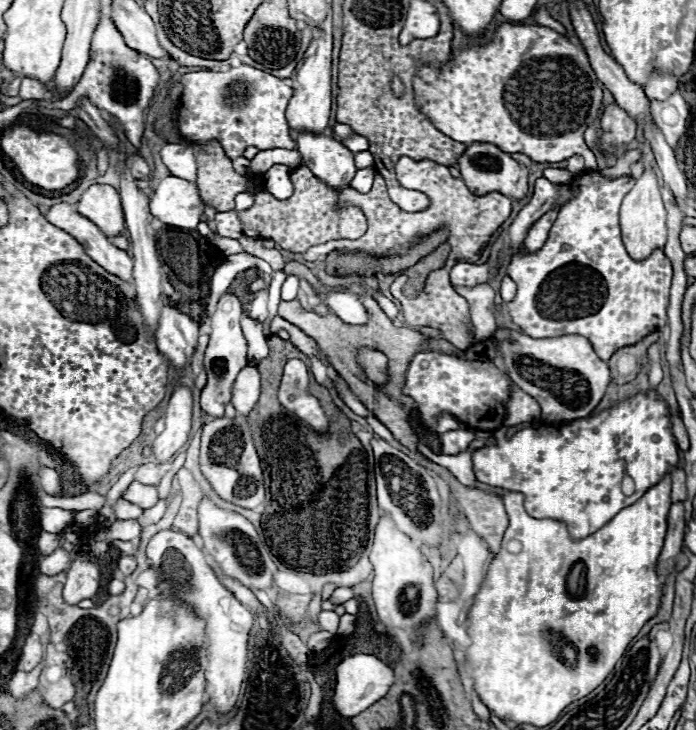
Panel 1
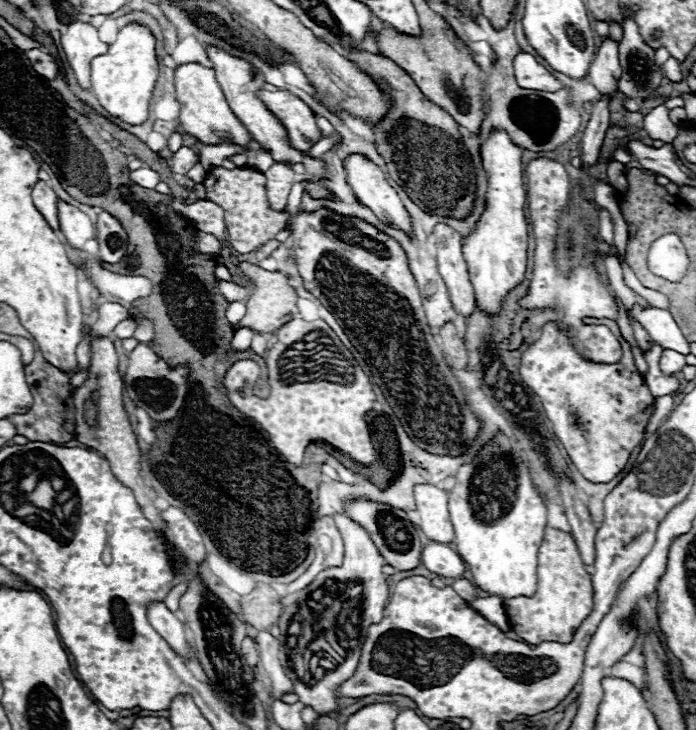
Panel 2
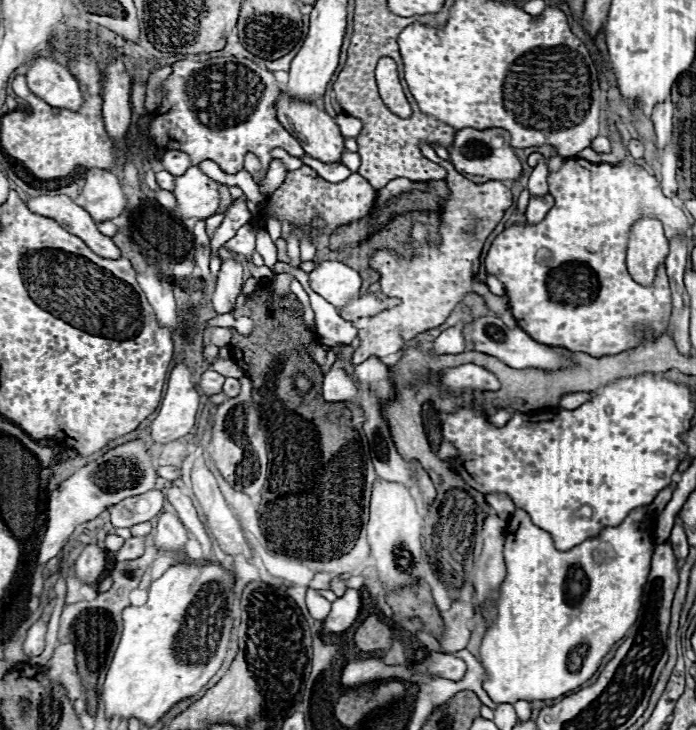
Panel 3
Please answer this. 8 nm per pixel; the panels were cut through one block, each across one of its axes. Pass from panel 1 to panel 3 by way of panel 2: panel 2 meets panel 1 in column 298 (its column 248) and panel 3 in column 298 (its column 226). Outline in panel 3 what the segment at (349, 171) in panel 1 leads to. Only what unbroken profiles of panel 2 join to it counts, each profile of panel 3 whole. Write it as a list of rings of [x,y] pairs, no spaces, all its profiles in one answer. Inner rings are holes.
[[[282,94],[278,100],[278,120],[302,144],[304,152],[310,158],[316,158],[320,162],[340,162],[342,160],[342,154],[346,152],[344,136],[340,134],[340,128],[336,126],[336,122],[316,104],[294,102],[286,94]]]

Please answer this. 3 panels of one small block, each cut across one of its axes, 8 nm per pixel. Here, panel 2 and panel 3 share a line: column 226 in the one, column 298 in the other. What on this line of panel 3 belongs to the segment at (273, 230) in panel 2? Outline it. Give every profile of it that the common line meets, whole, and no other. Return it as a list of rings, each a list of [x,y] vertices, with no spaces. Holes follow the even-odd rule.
[[[302,166],[298,170],[288,172],[284,184],[278,188],[278,194],[274,194],[270,198],[268,204],[264,204],[264,210],[258,218],[254,218],[254,224],[258,226],[266,226],[268,216],[274,216],[278,222],[288,222],[292,226],[292,230],[300,230],[300,236],[310,236],[316,238],[320,234],[330,236],[336,228],[344,226],[344,224],[352,224],[364,216],[368,216],[370,212],[370,202],[374,202],[376,198],[376,190],[370,190],[368,180],[364,180],[360,174],[352,174],[348,180],[344,182],[328,182],[322,176],[318,176],[316,170],[312,170],[310,166]],[[314,218],[322,218],[326,222],[324,228],[314,228],[312,220]]]

